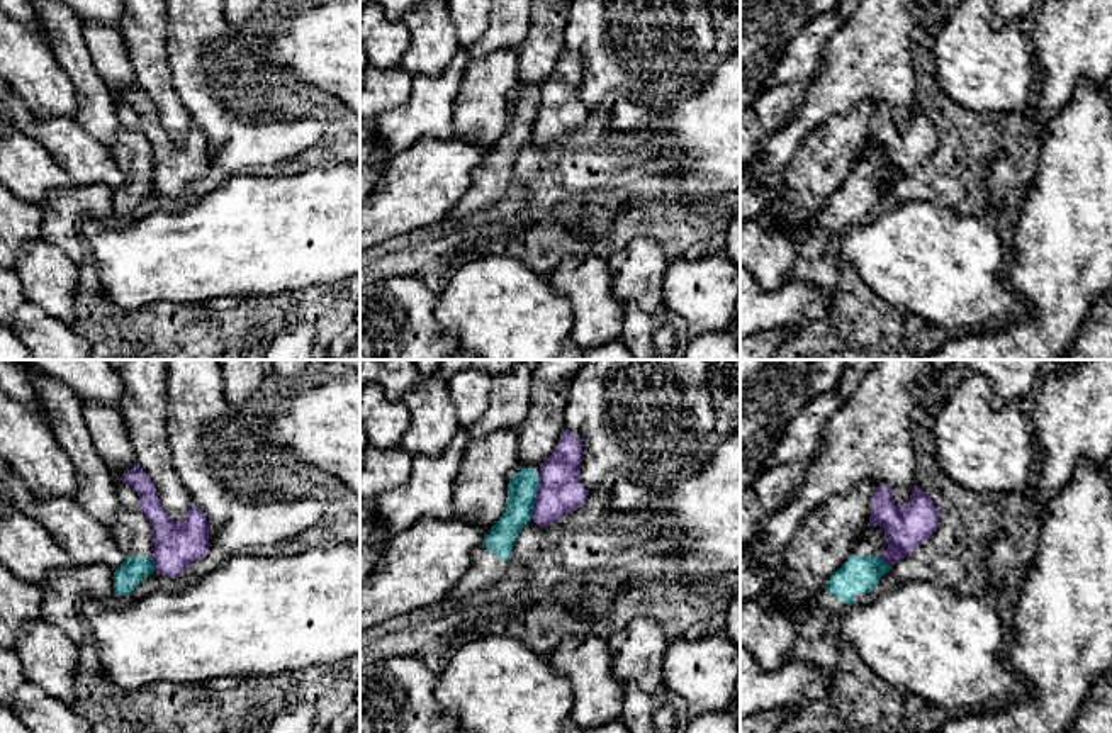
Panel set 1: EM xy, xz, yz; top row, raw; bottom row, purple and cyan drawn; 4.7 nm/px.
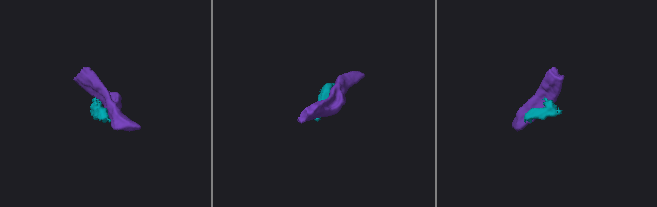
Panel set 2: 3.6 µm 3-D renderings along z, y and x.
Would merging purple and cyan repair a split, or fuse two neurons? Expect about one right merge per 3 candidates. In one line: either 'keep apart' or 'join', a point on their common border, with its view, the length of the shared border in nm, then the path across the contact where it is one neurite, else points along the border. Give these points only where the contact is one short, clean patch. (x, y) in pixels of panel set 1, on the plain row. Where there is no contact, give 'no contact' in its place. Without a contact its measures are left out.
keep apart | xz (535, 119) | 200 nm | along xz (540, 99), (530, 138)

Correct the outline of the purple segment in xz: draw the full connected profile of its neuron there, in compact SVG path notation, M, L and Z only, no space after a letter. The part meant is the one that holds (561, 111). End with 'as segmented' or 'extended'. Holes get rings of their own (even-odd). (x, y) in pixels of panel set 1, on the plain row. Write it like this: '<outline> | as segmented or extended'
M565 49L553 73L540 85L542 98L531 127L531 139L538 146L559 143L586 122L589 110L579 97L581 81L582 63Z | as segmented

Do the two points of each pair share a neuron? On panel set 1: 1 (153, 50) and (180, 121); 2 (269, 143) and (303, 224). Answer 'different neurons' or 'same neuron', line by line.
1: same neuron
2: different neurons

